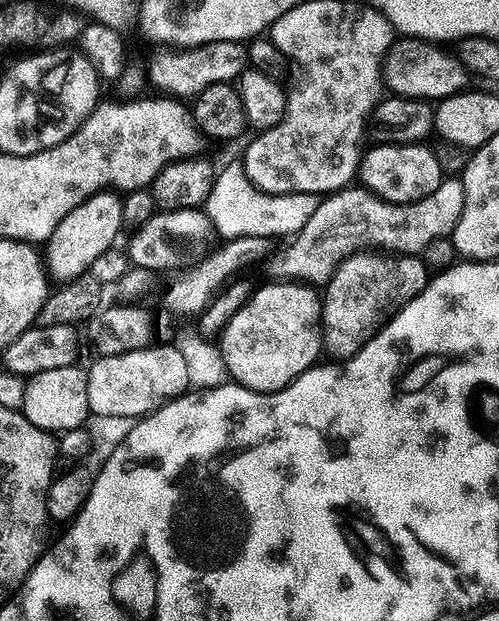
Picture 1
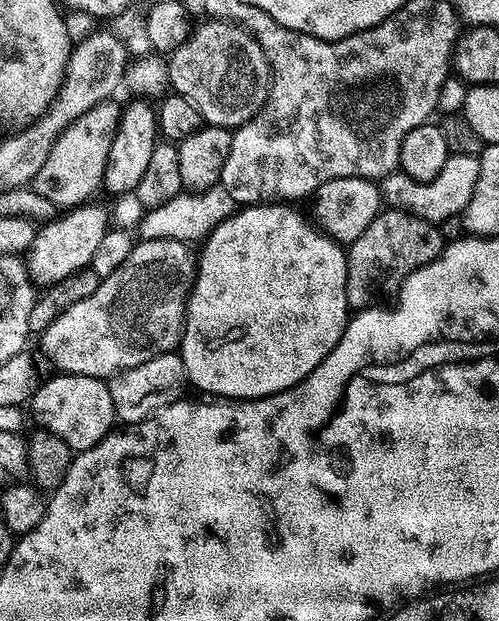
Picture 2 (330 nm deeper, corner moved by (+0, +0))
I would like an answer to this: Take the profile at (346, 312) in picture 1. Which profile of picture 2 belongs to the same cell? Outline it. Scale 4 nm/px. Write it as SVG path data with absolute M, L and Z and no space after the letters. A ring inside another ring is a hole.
M396 208L382 210L362 230L362 238L358 238L352 244L347 245L346 255L348 258L348 269L346 270L346 298L348 307L352 310L363 310L381 303L383 296L399 293L401 286L422 266L434 262L440 257L444 250L446 237L440 233L441 229L437 225L430 223L429 220L418 218L409 212L399 212Z

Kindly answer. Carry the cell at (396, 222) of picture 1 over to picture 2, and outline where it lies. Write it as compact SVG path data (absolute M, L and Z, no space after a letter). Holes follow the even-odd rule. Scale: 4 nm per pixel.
M449 155L446 166L442 166L442 174L430 182L418 182L402 171L394 171L379 181L378 187L383 203L388 208L396 208L399 212L409 212L437 226L451 216L459 217L464 207L470 202L470 194L474 194L474 182L478 182L480 169L479 156Z

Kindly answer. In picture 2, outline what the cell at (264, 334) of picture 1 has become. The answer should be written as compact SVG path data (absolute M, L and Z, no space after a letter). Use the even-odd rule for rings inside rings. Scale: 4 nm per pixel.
M287 203L278 204L254 204L241 207L233 212L230 218L226 218L203 241L198 252L198 271L196 273L196 285L192 288L192 294L188 299L188 319L184 322L184 336L180 340L178 355L186 366L188 383L194 389L201 388L204 392L213 392L216 398L229 400L261 400L263 396L273 396L292 388L298 382L302 382L319 366L338 346L342 334L346 330L350 319L350 309L346 298L346 270L348 258L345 249L335 240L324 235L319 228L310 223L309 217L300 212L295 212L295 207Z

